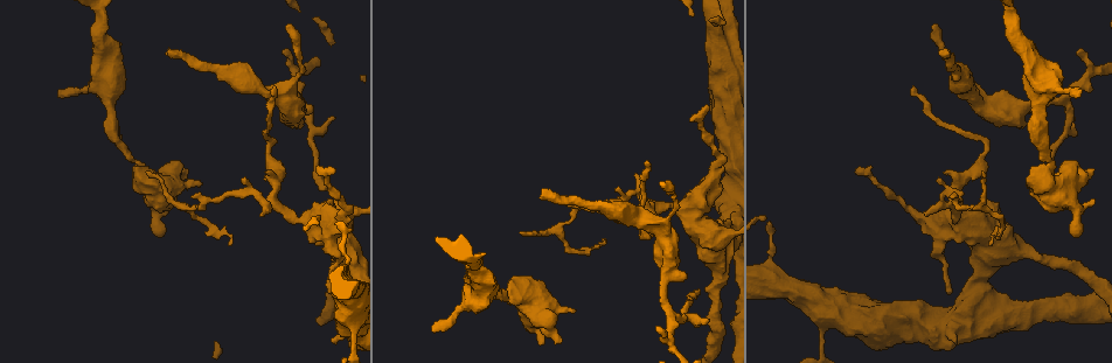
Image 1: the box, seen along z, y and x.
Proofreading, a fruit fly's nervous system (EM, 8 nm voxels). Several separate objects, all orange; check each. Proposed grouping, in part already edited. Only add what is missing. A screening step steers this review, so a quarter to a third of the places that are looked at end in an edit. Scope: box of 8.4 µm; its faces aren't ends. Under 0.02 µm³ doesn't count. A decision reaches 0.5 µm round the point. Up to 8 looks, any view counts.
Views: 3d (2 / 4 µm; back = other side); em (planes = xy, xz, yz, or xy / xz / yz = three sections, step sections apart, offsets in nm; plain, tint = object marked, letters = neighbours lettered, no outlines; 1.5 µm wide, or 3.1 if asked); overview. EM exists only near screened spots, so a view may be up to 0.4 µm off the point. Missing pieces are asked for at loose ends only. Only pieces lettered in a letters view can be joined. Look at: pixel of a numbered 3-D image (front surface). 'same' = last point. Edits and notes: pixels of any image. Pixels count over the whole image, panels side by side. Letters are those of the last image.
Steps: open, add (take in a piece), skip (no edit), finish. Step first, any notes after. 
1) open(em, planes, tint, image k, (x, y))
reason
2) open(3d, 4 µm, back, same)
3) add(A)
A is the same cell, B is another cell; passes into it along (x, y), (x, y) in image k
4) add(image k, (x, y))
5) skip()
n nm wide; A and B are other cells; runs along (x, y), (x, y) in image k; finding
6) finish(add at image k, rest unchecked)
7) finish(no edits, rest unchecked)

open(3d, 2 µm, back, image 1, (1078, 95))
branch stops here

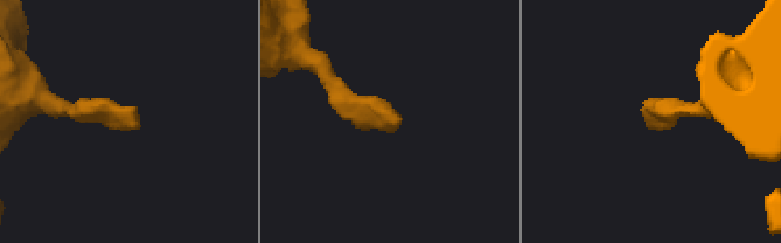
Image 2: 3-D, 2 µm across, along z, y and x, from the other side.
open(em, planes, letters, image 2, (399, 121))
shape alone is not enough

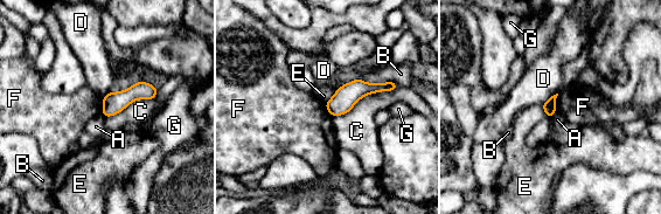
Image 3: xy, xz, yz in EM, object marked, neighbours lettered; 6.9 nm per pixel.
skip()
A, B, C, D, E, F and G are other cells; border along (558, 94), (555, 101), (556, 111) in image 3; no lettered piece goes on from it

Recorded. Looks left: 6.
open(3d, 2 µm, image 1, (171, 50))
branch stops here

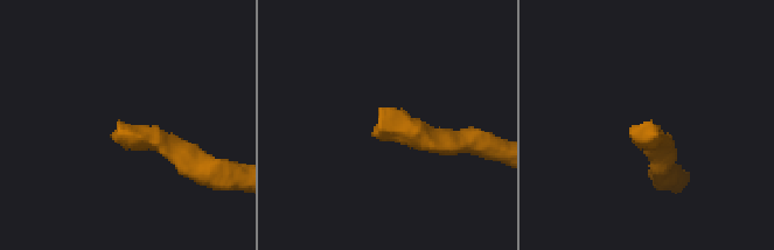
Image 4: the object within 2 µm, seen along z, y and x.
open(em, planes, letters, image 4, (381, 111))
shape alone is not enough

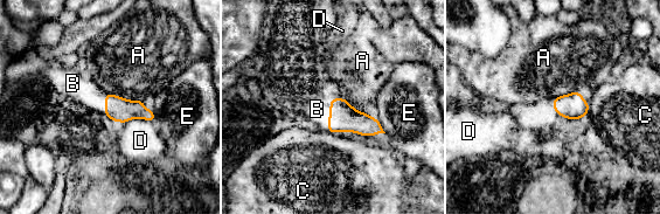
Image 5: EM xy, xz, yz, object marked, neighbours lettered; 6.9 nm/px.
add(B)
B is the same cell, A, C, D and E are other cells; the neuron continues

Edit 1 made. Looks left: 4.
open(overview)
see it whole again

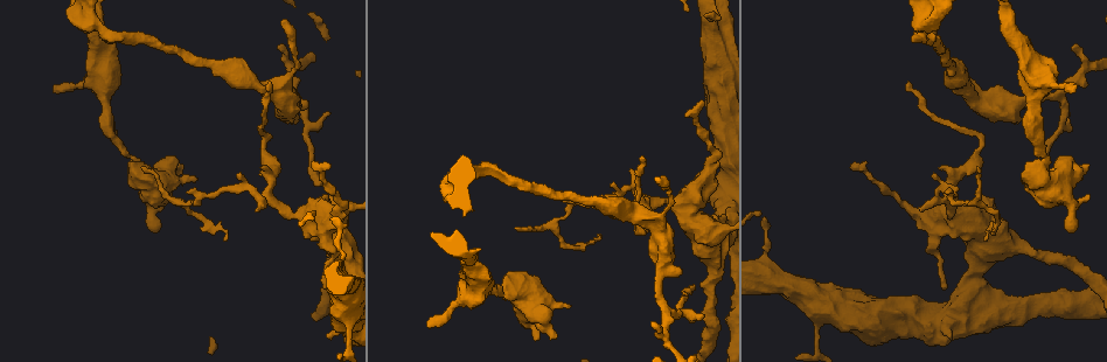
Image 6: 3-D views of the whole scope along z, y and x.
open(em, planes, letters, image 6, (643, 157))
thin end

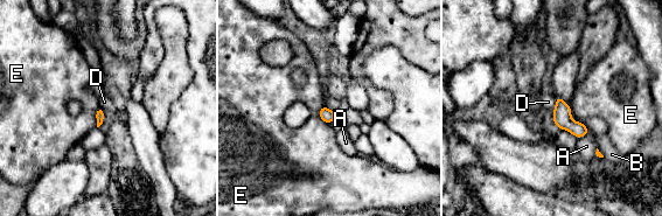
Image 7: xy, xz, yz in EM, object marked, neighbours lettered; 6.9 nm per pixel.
skip()
A, B, D and E are other cells; border along (556, 97), (556, 106), (551, 113) in image 7; no lettered piece goes on from it

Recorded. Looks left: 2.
finish(add at image 5, rest unchecked)

